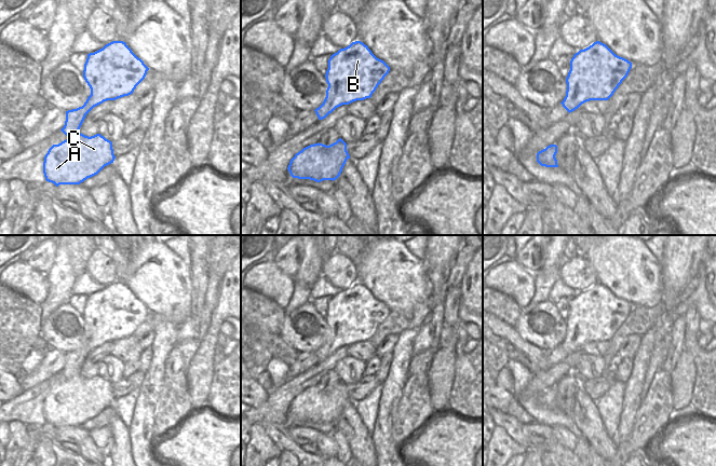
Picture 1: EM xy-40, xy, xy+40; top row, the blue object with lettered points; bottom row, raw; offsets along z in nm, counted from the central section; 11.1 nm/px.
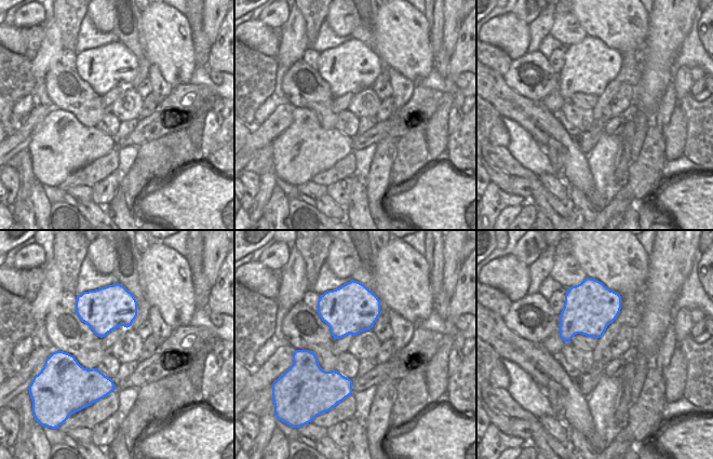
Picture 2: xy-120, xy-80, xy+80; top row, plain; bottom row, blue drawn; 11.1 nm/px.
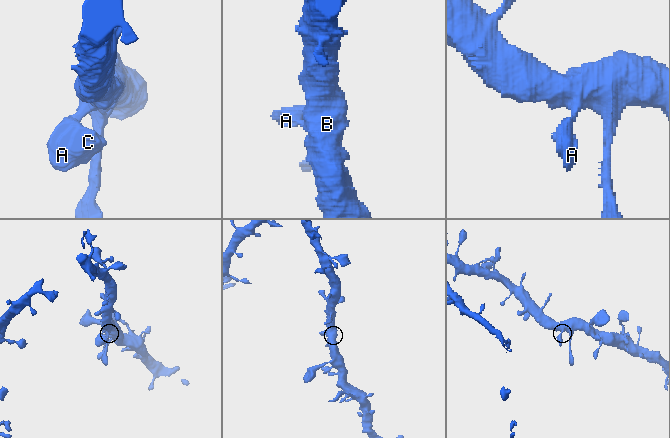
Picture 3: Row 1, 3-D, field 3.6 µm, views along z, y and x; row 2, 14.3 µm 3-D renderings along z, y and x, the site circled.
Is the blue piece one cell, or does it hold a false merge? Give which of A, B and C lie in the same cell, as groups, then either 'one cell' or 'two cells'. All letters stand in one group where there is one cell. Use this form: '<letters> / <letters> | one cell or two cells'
A B C | one cell

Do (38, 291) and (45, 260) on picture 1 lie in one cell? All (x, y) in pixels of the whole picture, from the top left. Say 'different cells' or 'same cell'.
different cells

